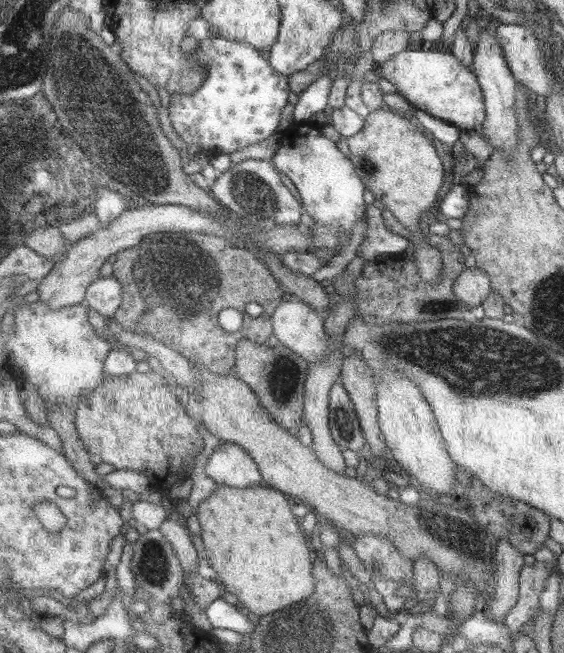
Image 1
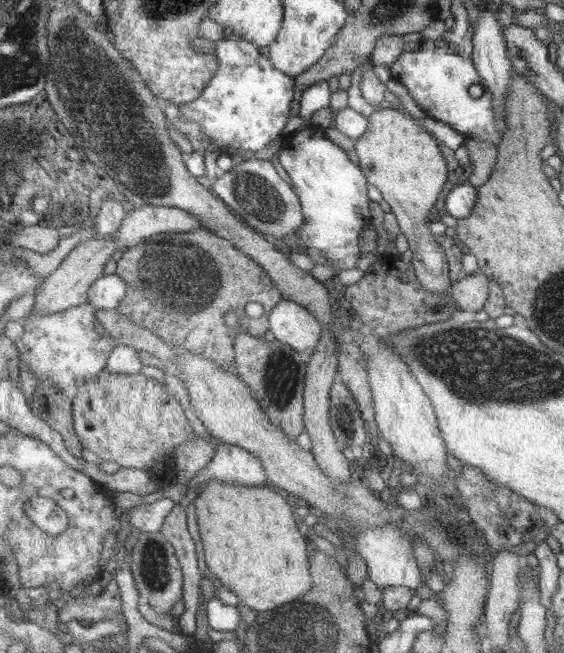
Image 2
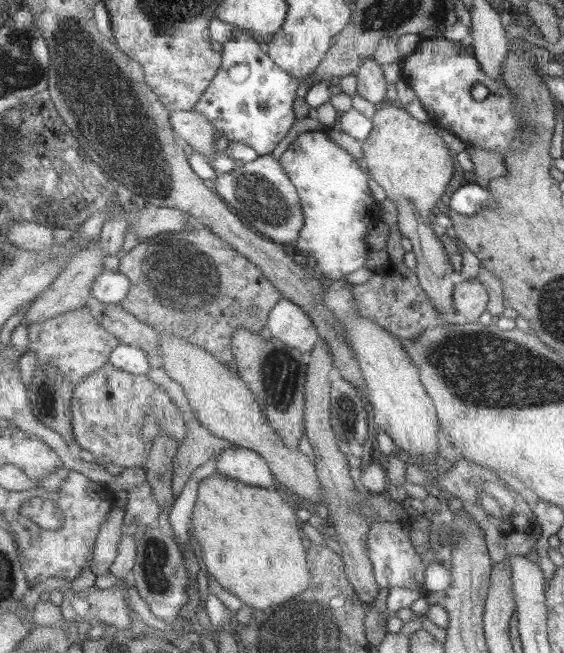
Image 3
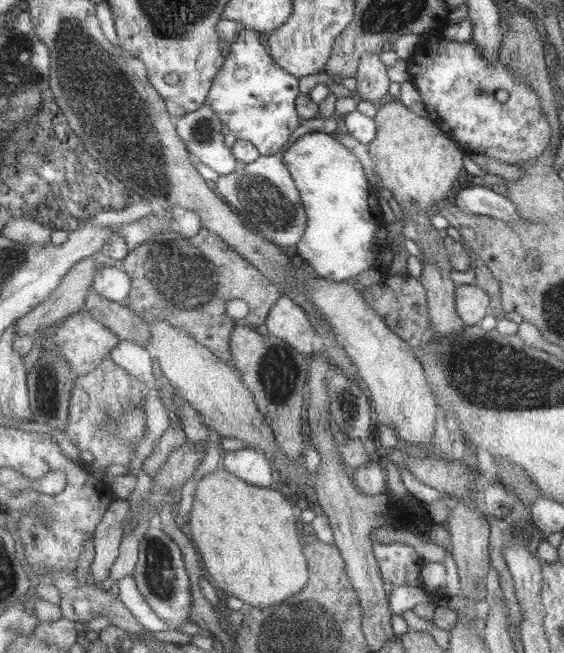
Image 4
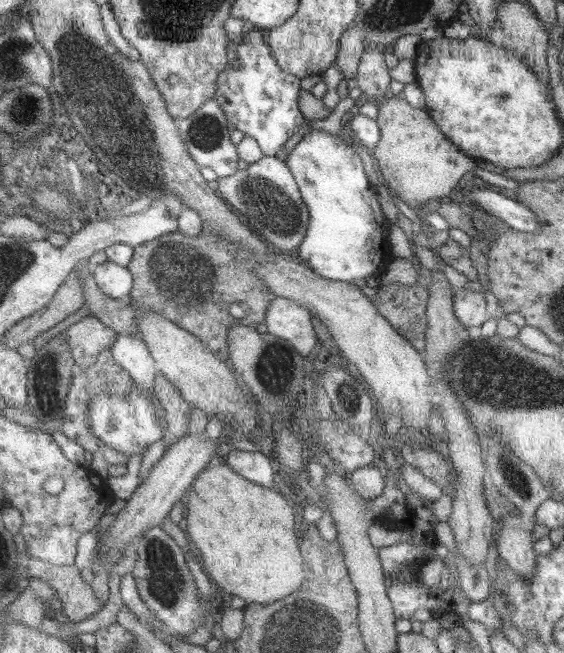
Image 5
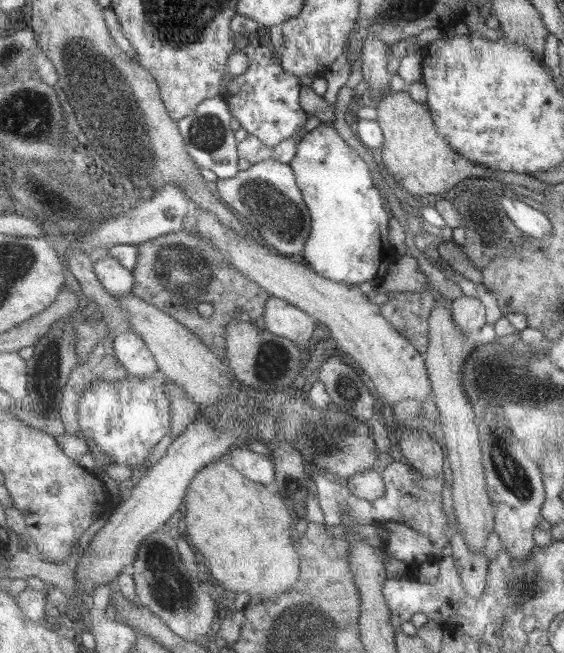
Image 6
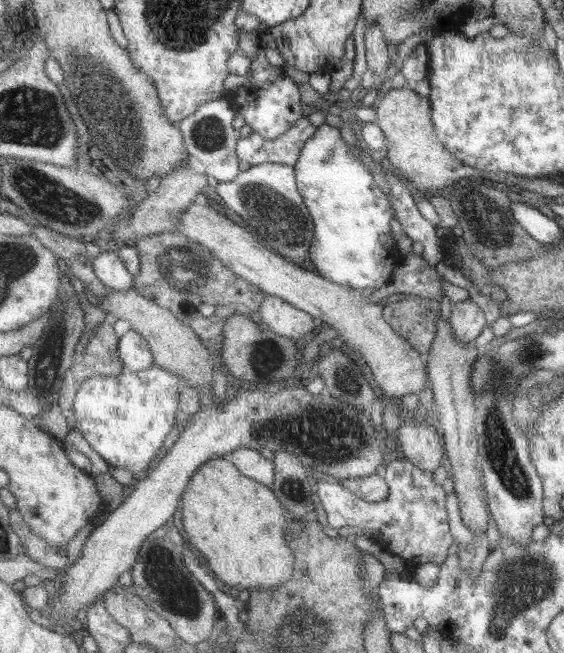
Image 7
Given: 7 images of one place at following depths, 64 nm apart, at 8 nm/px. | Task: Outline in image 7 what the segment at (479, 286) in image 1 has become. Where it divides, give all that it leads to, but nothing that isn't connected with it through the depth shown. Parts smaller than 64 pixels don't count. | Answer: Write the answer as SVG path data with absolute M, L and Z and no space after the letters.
M471 298L467 302L459 302L451 314L451 326L455 330L455 338L461 344L471 344L475 338L483 334L485 328L489 328L489 320L485 310L473 302Z

